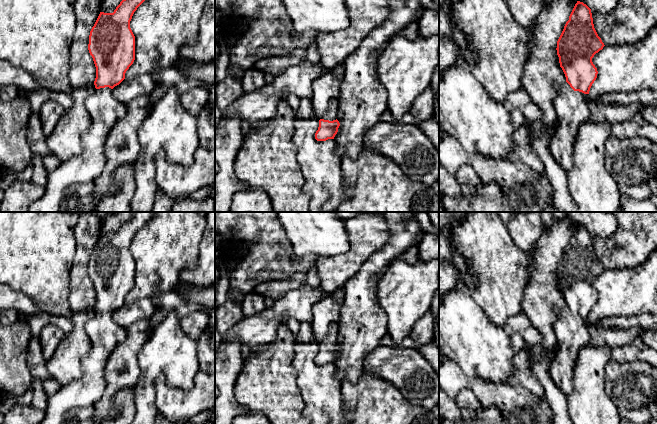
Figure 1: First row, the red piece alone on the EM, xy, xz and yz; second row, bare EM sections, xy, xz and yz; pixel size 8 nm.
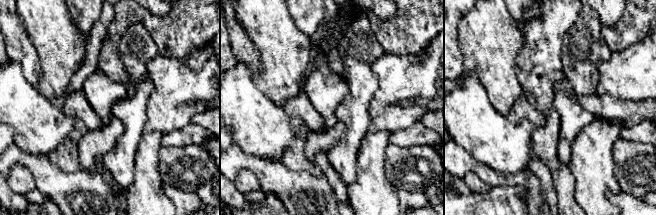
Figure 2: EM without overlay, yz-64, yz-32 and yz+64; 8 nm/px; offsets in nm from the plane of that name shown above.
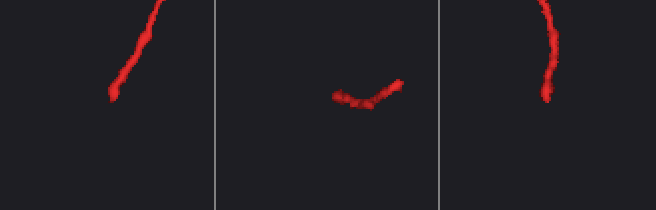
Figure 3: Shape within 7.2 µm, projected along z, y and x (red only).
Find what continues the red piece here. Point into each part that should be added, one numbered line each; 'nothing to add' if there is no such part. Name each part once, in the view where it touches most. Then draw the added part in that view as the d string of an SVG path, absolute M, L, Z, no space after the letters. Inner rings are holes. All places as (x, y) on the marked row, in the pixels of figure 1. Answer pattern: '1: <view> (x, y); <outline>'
1: yz (572, 108); M566 82L553 100L559 121L552 136L549 150L555 161L570 173L573 167L573 146L581 125L590 119L590 105L585 94L574 91Z

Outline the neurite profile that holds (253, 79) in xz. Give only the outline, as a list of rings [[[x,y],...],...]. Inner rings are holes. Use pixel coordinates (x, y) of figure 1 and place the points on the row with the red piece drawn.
[[[250,68],[244,72],[242,87],[245,93],[252,93],[266,85],[264,73],[255,68]]]

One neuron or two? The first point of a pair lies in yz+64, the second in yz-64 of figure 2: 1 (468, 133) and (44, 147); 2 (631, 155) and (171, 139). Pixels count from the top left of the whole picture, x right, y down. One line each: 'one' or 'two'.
1: one
2: two

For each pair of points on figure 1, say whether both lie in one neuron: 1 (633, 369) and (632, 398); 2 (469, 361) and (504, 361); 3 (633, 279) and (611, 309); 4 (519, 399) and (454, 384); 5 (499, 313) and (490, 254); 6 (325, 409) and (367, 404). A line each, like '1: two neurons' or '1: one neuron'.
1: one neuron
2: one neuron
3: one neuron
4: one neuron
5: one neuron
6: two neurons

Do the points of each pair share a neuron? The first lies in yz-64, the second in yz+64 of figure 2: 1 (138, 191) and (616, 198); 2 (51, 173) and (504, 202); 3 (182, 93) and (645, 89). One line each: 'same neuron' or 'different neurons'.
1: different neurons
2: different neurons
3: same neuron

